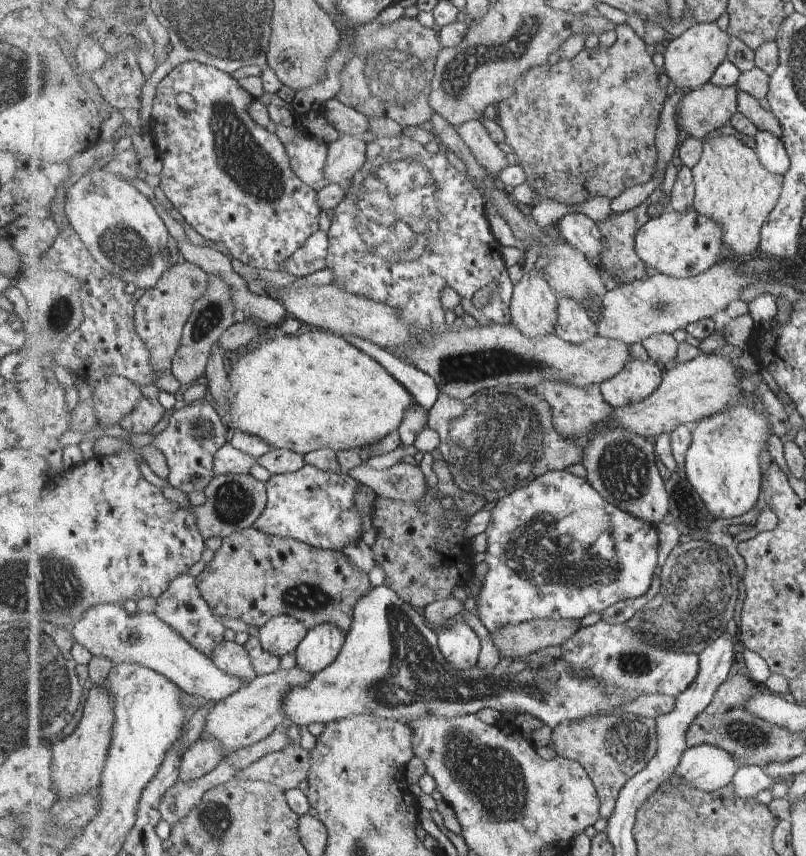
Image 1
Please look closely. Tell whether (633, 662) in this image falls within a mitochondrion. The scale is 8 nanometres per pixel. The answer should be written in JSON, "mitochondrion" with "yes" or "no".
{"mitochondrion":"yes"}

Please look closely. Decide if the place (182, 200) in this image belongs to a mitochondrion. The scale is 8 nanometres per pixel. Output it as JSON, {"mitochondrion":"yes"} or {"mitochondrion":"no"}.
{"mitochondrion":"no"}

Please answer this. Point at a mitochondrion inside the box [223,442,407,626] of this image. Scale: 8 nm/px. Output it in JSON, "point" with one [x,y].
{"point":[298,598]}

